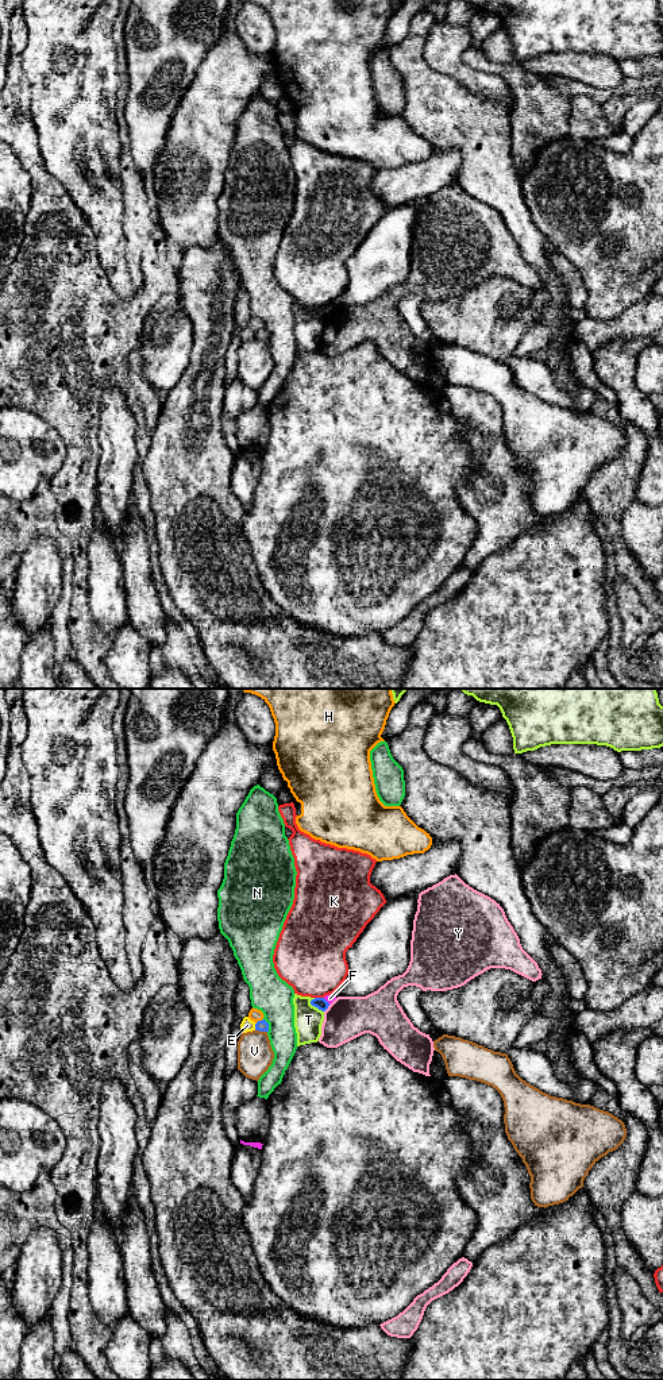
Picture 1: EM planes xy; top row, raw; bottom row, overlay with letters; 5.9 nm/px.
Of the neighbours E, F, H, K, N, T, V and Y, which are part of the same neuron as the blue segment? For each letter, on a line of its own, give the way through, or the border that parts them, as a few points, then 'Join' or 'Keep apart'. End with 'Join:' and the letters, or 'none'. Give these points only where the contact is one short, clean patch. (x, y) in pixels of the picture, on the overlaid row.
E: Keep apart
F: Boundary: xy (323, 998), (330, 1003). Keep apart
H: Keep apart
K: Keep apart
N: Boundary: xy (263, 1018), (268, 1024), (268, 1032). Keep apart
T: Keep apart
V: Keep apart
Y: Keep apart
Join: none

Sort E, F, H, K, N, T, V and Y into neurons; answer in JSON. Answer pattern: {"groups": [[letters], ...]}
{"groups": [["E"], ["F"], ["H"], ["K"], ["N"], ["T"], ["V"], ["Y"]]}

